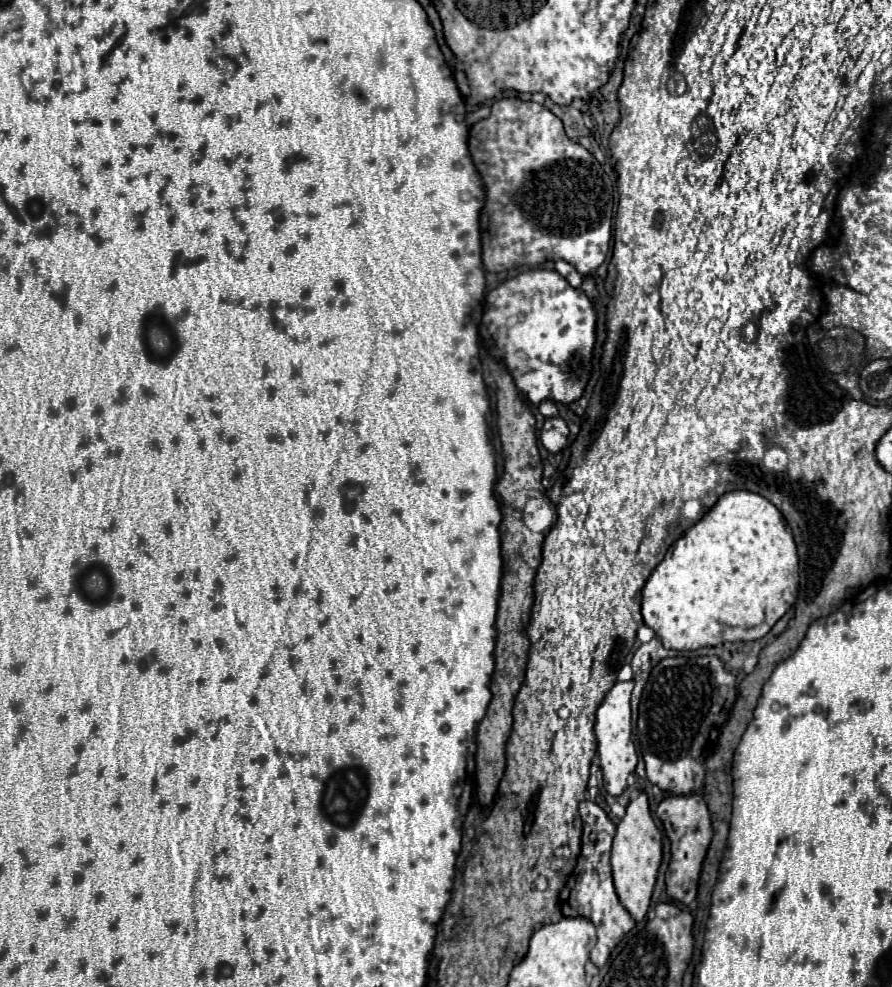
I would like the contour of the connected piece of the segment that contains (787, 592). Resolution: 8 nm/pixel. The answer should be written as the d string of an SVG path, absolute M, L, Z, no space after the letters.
M729 491L665 555L643 587L641 615L665 649L695 651L725 641L755 641L791 609L799 589L799 555L781 511L751 491Z

